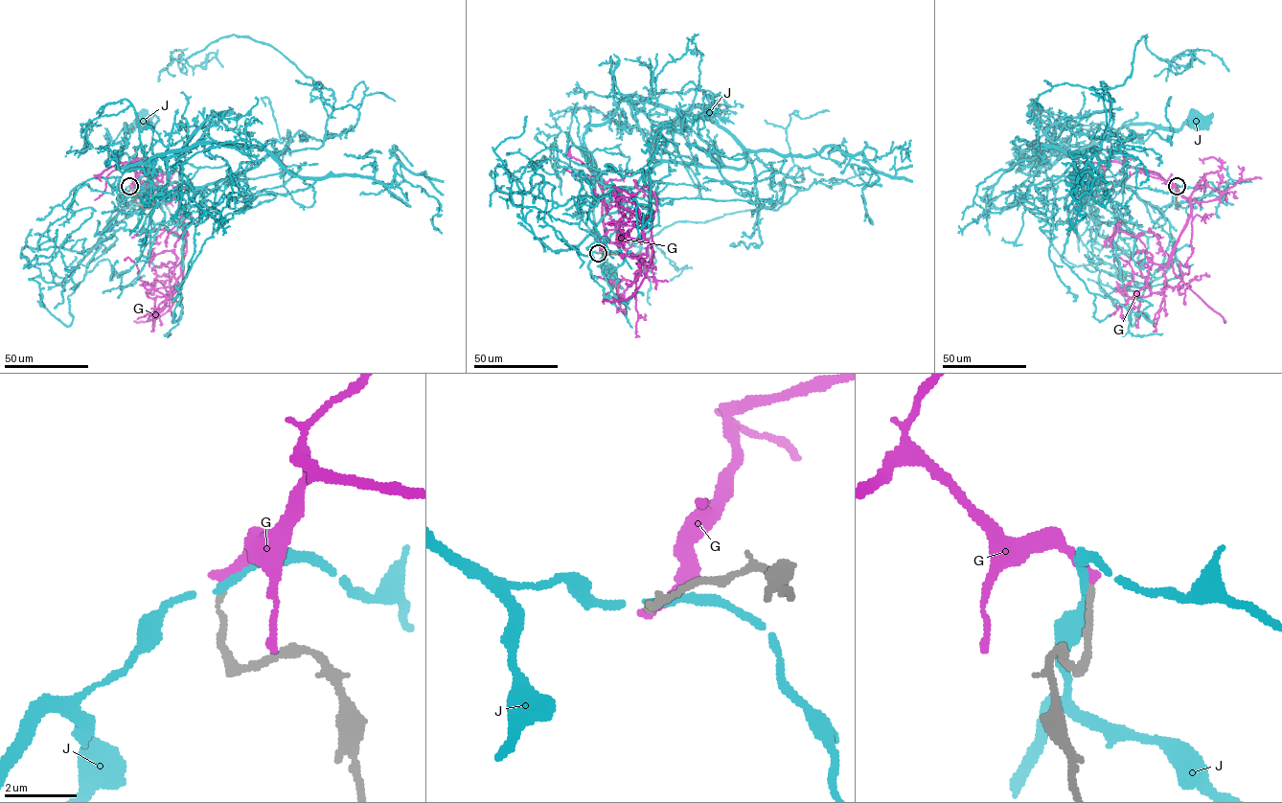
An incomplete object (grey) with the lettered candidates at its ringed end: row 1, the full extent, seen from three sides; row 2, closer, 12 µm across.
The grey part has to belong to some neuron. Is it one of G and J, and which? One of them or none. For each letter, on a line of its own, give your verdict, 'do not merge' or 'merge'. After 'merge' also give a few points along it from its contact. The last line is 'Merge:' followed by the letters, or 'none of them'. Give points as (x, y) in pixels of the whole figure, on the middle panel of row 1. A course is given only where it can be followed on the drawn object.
G: merge | via (598, 253), (603, 243), (619, 243), (649, 266), (652, 219), (644, 222), (629, 201), (607, 209), (593, 190)
J: do not merge
Merge: G

